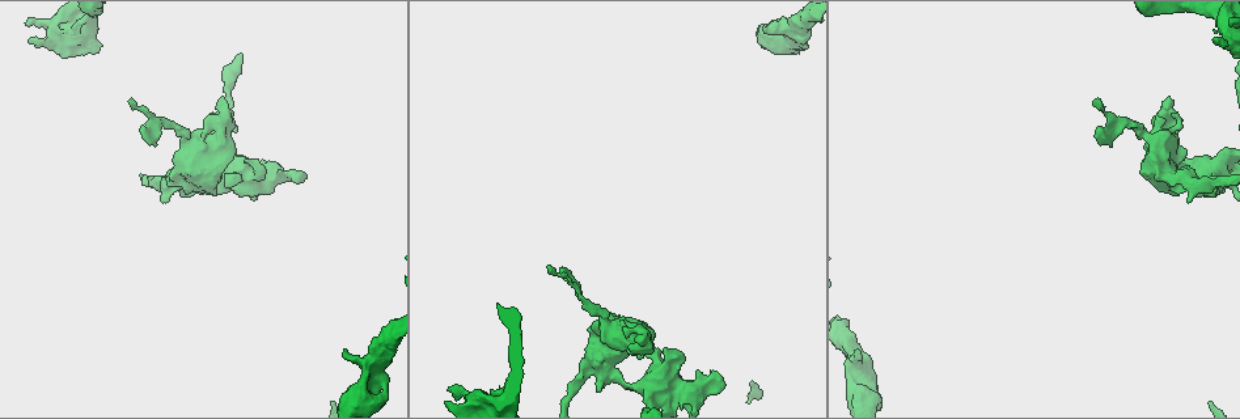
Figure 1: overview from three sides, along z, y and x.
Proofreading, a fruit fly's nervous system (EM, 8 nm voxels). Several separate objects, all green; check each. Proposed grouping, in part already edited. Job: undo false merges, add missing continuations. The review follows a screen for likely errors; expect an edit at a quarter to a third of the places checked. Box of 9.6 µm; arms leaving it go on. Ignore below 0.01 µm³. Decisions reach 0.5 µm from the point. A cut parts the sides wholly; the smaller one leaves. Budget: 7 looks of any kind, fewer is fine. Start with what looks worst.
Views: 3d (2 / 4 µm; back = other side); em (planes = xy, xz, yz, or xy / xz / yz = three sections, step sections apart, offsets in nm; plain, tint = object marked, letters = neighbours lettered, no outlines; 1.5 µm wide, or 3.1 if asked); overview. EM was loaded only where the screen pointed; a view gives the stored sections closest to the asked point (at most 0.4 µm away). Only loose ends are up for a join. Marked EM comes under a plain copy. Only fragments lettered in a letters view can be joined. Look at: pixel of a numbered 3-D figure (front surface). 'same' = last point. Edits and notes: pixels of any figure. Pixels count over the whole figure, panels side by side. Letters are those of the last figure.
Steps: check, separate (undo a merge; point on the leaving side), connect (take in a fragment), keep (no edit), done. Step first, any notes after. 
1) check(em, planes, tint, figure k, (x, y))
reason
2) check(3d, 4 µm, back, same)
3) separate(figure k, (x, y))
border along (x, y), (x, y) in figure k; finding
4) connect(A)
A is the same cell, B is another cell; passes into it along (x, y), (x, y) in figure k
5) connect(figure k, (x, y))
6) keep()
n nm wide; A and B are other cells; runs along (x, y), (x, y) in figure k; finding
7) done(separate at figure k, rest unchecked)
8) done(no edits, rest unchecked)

check(em, planes, letters, figure 1, (611, 375))
narrows sharply

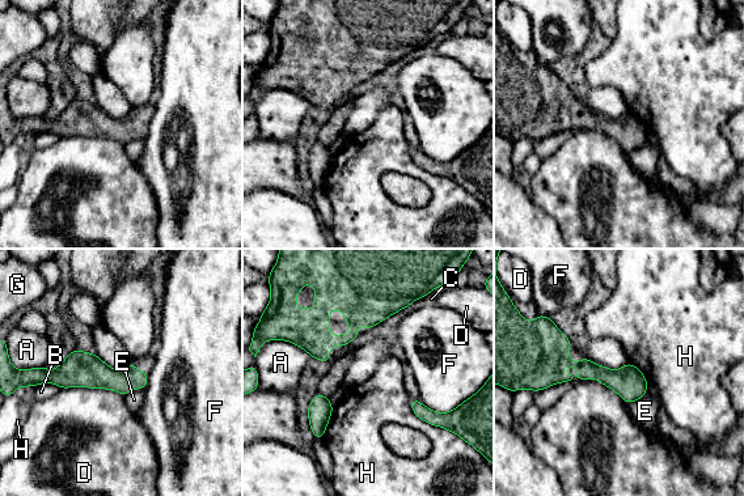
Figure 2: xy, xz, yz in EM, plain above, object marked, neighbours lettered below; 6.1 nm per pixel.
keep()
A, B, C, D, E, F, G and H are other cells; border along (60, 388), (108, 388), (123, 395) in figure 2; continuous, no second neuron

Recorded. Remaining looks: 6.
check(3d, 4 µm, figure 1, (1217, 43))
branch stops here

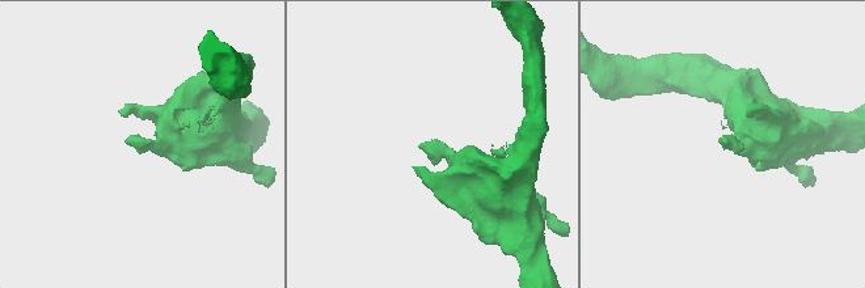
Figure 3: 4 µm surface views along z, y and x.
check(em, planes, letters, figure 3, (422, 146))

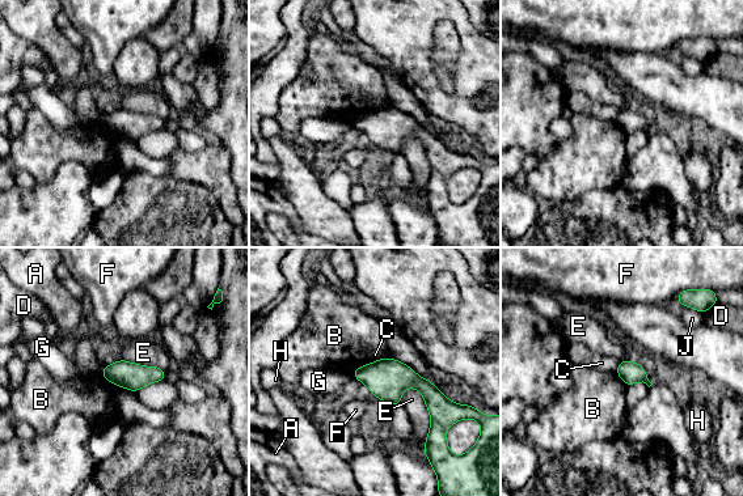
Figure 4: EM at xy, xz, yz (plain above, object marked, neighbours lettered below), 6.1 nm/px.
keep()
130 nm wide; A, B, C, D, E, F, G, H and J are other cells; border along (100, 373), (118, 386) in figure 4; none of them fits

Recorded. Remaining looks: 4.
check(3d, 4 µm, figure 1, (766, 29))
an open end

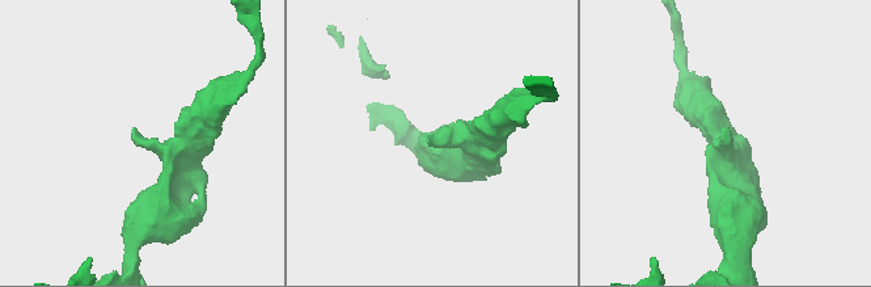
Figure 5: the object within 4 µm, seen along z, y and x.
check(em, planes, letters, figure 5, (136, 132))

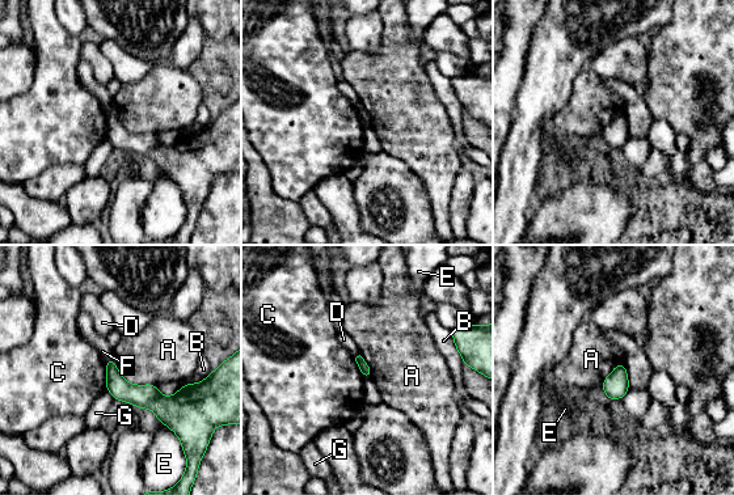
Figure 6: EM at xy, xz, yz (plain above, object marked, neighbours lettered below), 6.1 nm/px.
keep()
A touches over 340 nm; A, B, C, D, E, F and G are other cells; runs along (109, 362), (130, 393), (190, 394) in figure 6; none of them fits

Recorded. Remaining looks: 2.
done(no edits, rest unchecked)

